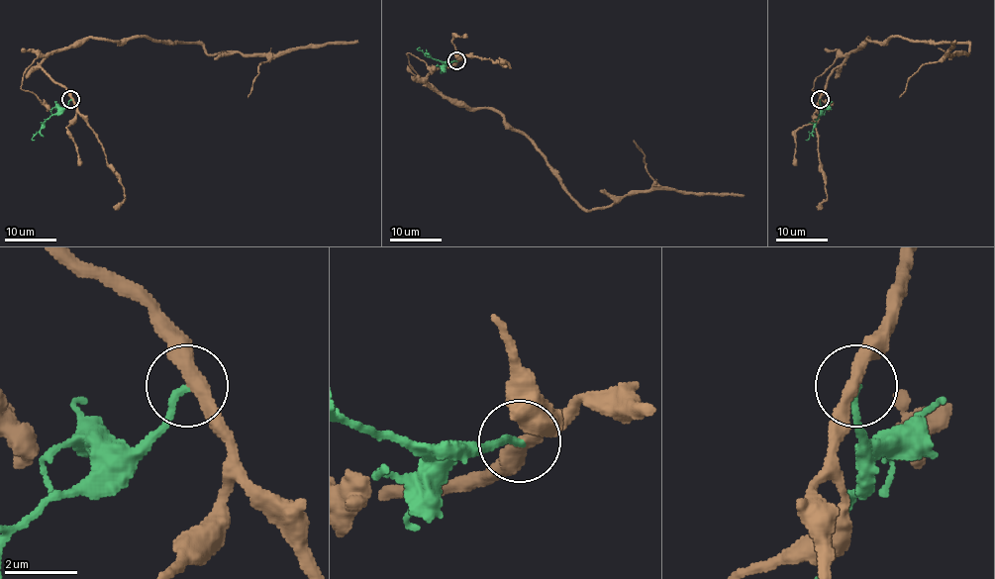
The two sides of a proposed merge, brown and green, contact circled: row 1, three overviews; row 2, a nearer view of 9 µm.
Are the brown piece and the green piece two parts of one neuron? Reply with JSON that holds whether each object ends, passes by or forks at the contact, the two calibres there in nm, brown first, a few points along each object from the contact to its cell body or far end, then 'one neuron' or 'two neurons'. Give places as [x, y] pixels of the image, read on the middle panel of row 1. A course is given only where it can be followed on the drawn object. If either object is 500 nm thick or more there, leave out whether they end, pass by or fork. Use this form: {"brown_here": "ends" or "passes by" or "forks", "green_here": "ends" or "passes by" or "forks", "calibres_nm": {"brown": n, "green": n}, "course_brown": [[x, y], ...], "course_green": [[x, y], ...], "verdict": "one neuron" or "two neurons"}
{"brown_here": "passes by", "green_here": "ends", "calibres_nm": {"brown": 360, "green": 190}, "course_brown": [[456, 61], [425, 81], [468, 107], [493, 107], [586, 210], [655, 189], [745, 196]], "course_green": [[456, 61], [437, 61], [419, 50], [420, 48]], "verdict": "two neurons"}

